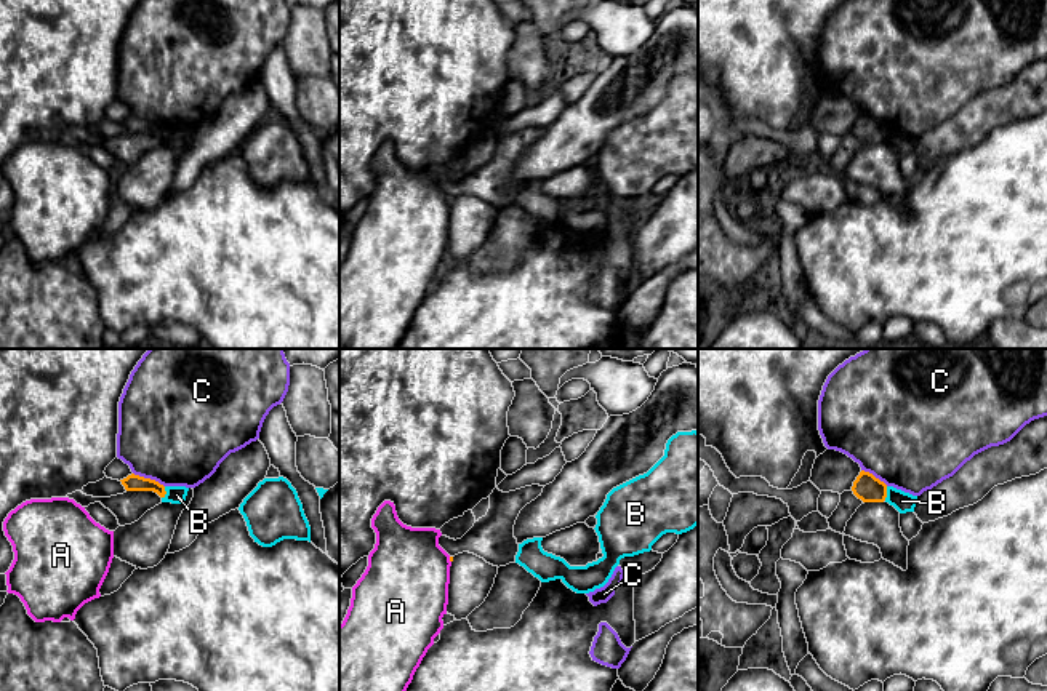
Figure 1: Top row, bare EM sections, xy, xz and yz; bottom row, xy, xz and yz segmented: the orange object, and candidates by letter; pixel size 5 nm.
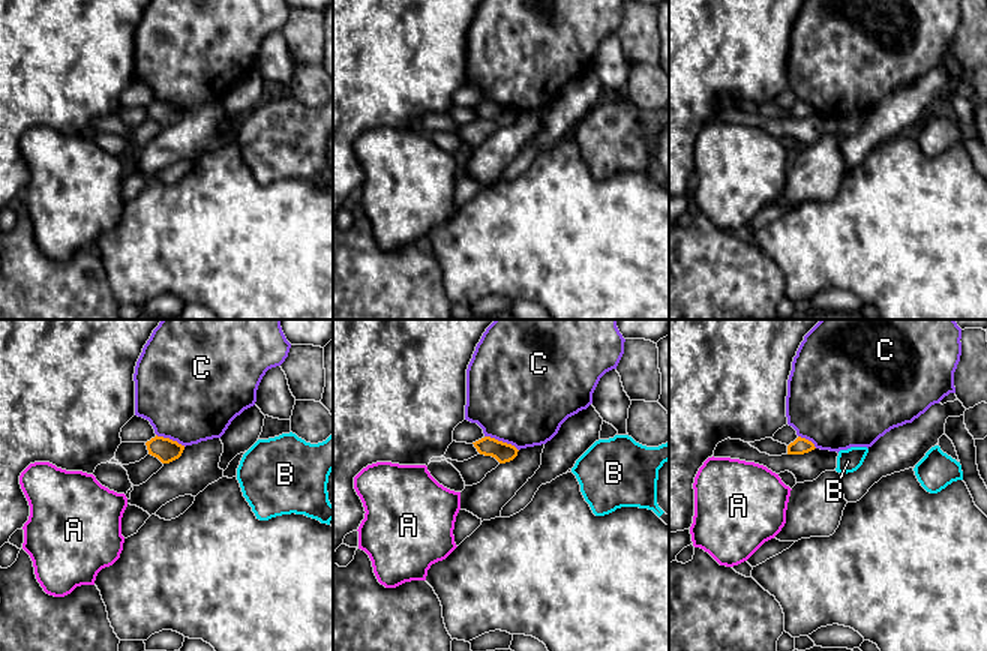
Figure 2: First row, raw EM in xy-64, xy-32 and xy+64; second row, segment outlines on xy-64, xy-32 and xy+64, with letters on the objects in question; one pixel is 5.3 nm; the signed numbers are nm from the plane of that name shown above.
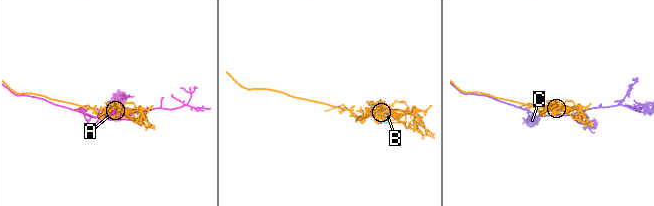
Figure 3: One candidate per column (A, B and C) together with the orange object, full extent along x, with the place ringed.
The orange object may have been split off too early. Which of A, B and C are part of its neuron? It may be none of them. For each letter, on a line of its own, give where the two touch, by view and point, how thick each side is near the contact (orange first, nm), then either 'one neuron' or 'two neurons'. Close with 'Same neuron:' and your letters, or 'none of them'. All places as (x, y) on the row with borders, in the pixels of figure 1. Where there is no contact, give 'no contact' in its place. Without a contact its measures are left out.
A: contact xz (450, 560); calibres 20 and 420 nm; two neurons
B: contact yz (886, 493); calibres 140 and 100 nm; two neurons
C: contact xy (149, 479); calibres 80 and 500 nm; two neurons
Same neuron: none of them

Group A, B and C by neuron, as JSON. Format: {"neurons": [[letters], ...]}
{"neurons": [["A"], ["B"], ["C"]]}

